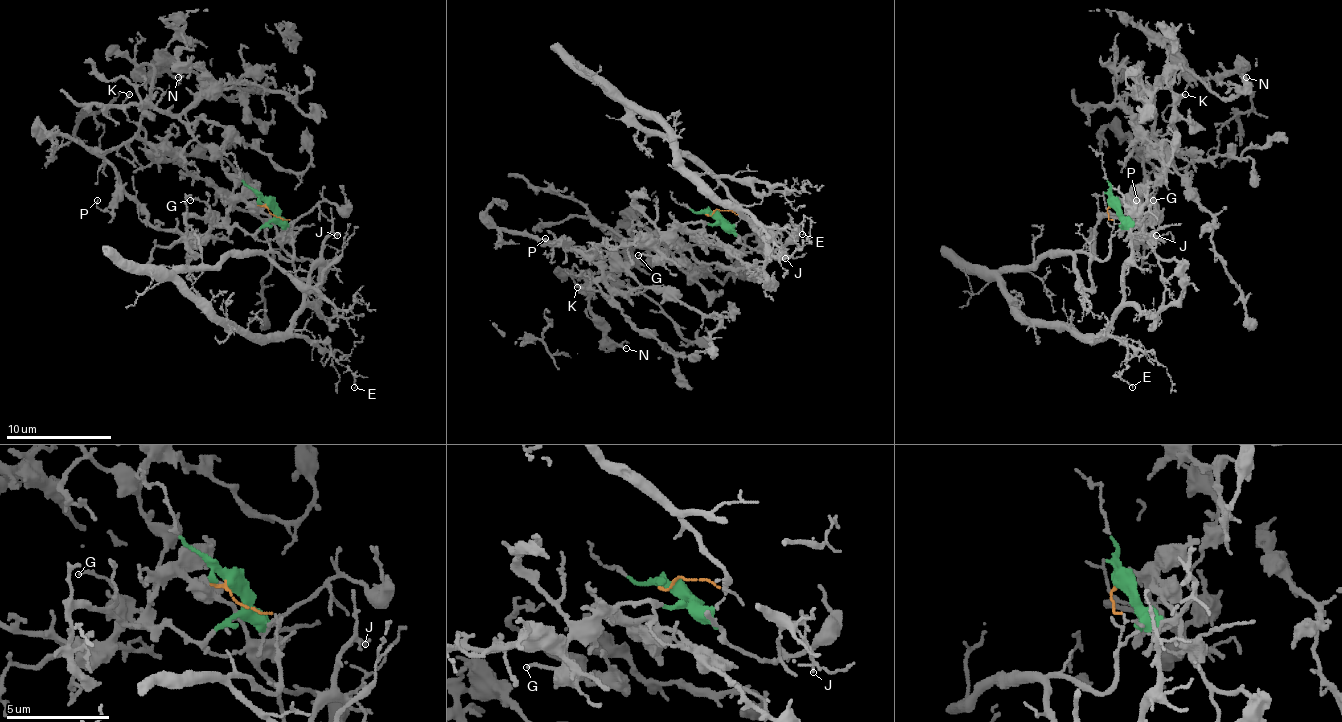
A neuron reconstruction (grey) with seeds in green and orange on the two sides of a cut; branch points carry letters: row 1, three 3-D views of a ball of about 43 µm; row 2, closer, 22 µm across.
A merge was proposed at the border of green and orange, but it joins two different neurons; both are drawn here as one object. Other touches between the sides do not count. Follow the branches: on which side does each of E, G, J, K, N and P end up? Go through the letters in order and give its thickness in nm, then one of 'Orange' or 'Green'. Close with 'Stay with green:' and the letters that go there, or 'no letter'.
E: Thickness 80 nm. Orange
G: Thickness 150 nm. Green
J: Thickness 80 nm. Orange
K: Thickness 100 nm. Green
N: Thickness 130 nm. Green
P: Thickness 110 nm. Green
Stay with green: G, K, N, P

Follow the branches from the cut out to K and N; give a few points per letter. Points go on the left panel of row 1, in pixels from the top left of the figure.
K: (266, 204), (274, 215), (253, 233), (147, 225), (105, 157), (136, 138), (152, 151), (128, 114), (128, 93)
N: (266, 204), (253, 233), (139, 217), (105, 157), (139, 128), (142, 67), (179, 77)

